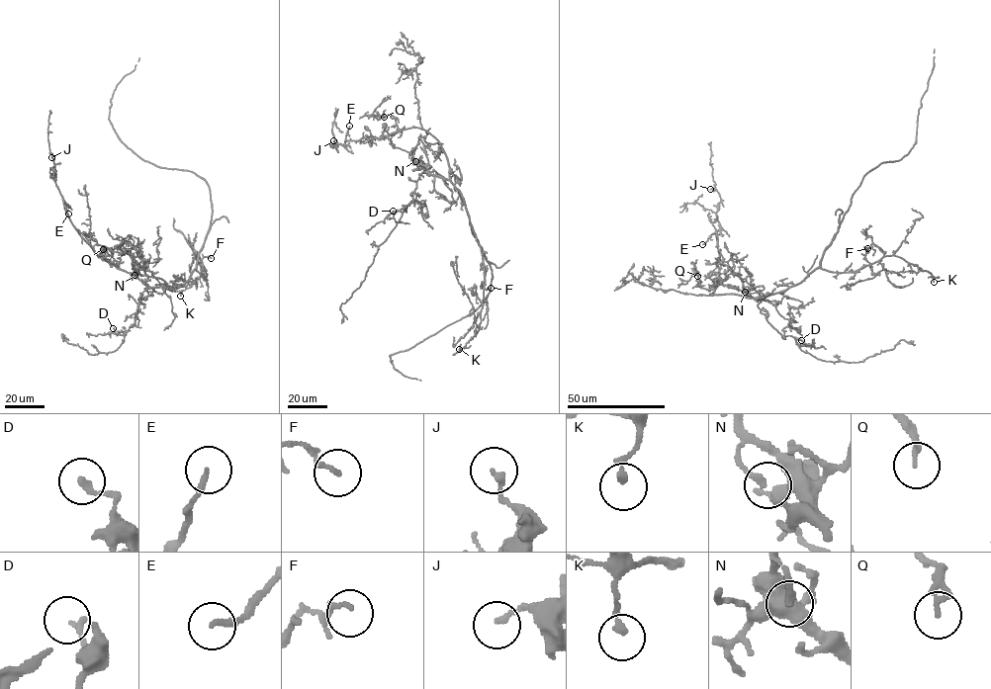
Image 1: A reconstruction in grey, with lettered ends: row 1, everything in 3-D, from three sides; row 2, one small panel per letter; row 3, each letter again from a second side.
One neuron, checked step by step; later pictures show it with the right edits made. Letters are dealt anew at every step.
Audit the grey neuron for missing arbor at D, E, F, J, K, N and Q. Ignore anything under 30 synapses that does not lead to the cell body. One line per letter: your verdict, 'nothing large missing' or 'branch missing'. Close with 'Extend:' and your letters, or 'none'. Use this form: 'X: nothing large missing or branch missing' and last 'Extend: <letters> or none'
D: nothing large missing
E: nothing large missing
F: nothing large missing
J: nothing large missing
K: nothing large missing
N: nothing large missing
Q: nothing large missing
Extend: none

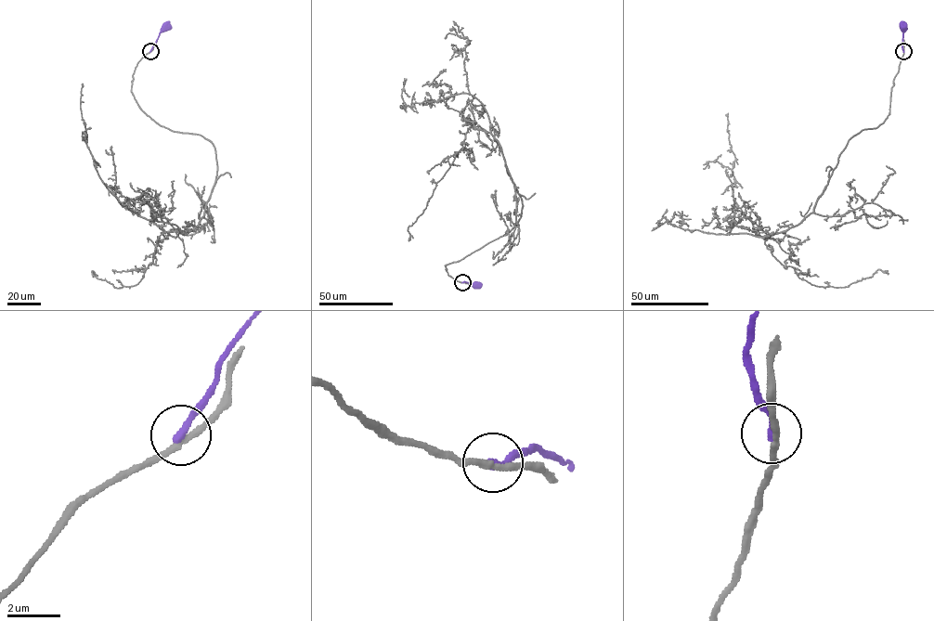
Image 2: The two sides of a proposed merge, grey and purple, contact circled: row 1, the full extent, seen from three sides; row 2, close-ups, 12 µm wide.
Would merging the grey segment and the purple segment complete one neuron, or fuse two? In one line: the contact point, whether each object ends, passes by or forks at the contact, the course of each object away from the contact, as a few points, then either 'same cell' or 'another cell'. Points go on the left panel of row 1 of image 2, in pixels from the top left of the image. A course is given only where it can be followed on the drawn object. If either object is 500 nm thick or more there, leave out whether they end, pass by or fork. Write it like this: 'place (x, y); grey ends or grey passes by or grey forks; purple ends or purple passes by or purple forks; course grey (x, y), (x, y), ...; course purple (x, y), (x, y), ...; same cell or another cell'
place (150, 51); grey passes by; purple ends; course grey (150, 51), (133, 75), (138, 106), (215, 149), (191, 230), (108, 188), (83, 84); course purple (149, 51), (159, 33), (167, 26); another cell

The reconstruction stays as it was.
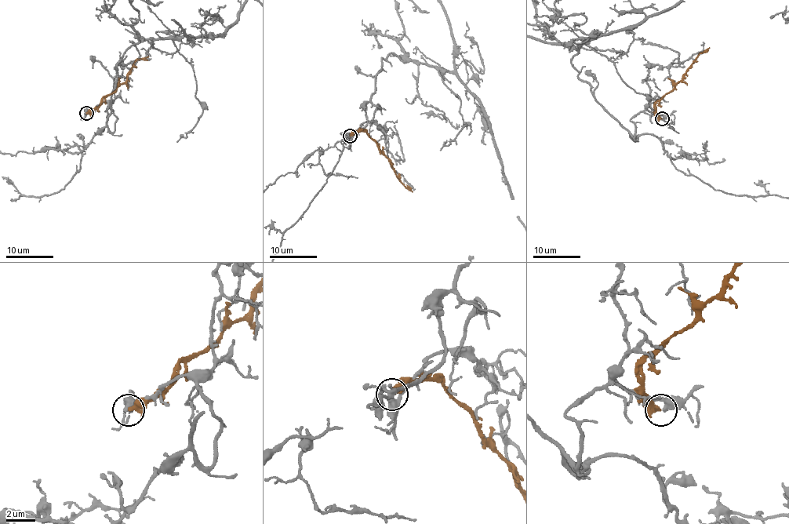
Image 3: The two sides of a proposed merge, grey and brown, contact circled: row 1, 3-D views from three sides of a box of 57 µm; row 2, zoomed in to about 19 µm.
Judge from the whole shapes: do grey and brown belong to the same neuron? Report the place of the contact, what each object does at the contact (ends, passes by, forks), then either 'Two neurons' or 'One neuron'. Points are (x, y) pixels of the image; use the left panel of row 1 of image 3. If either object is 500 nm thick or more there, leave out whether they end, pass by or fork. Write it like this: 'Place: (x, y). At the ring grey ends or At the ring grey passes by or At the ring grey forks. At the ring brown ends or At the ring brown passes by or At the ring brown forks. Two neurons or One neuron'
Place: (86, 113). At the ring grey passes by. At the ring brown ends. Two neurons

